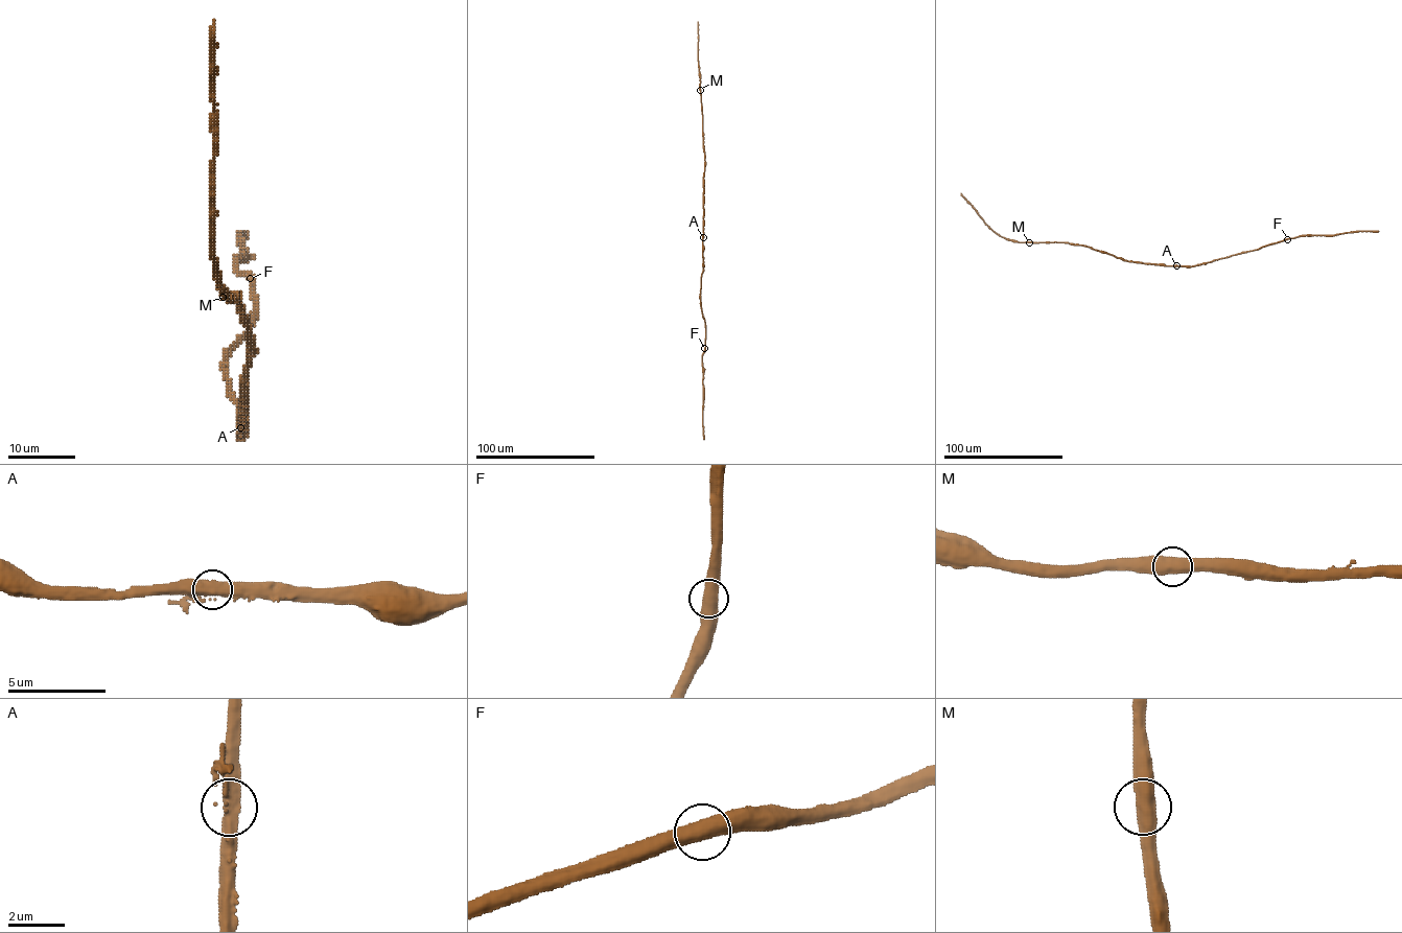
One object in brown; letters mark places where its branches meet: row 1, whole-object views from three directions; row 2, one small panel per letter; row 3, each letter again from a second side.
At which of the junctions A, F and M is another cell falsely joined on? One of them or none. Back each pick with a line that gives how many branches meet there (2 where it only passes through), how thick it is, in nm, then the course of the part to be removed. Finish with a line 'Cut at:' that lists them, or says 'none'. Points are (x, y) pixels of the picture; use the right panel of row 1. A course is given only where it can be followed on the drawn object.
Cut at: none

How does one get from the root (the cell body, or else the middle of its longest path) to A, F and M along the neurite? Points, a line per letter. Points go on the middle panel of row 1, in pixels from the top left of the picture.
A: (703, 222), (703, 237)
F: (703, 222), (700, 301), (705, 324), (704, 348)
M: (703, 222), (704, 153), (700, 90)

